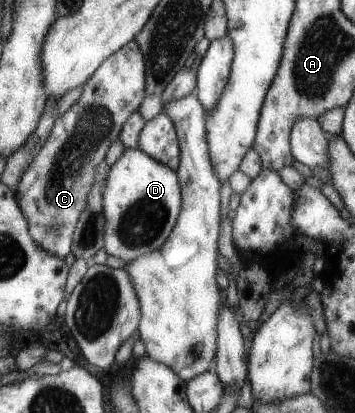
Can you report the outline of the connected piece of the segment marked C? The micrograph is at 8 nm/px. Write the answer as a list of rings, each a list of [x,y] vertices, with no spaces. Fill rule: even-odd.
[[[132,39],[93,73],[81,97],[56,118],[45,144],[17,184],[20,209],[28,219],[32,238],[49,254],[65,258],[71,252],[71,236],[75,236],[80,214],[88,208],[95,168],[105,161],[107,150],[146,97],[145,59],[139,46]]]

